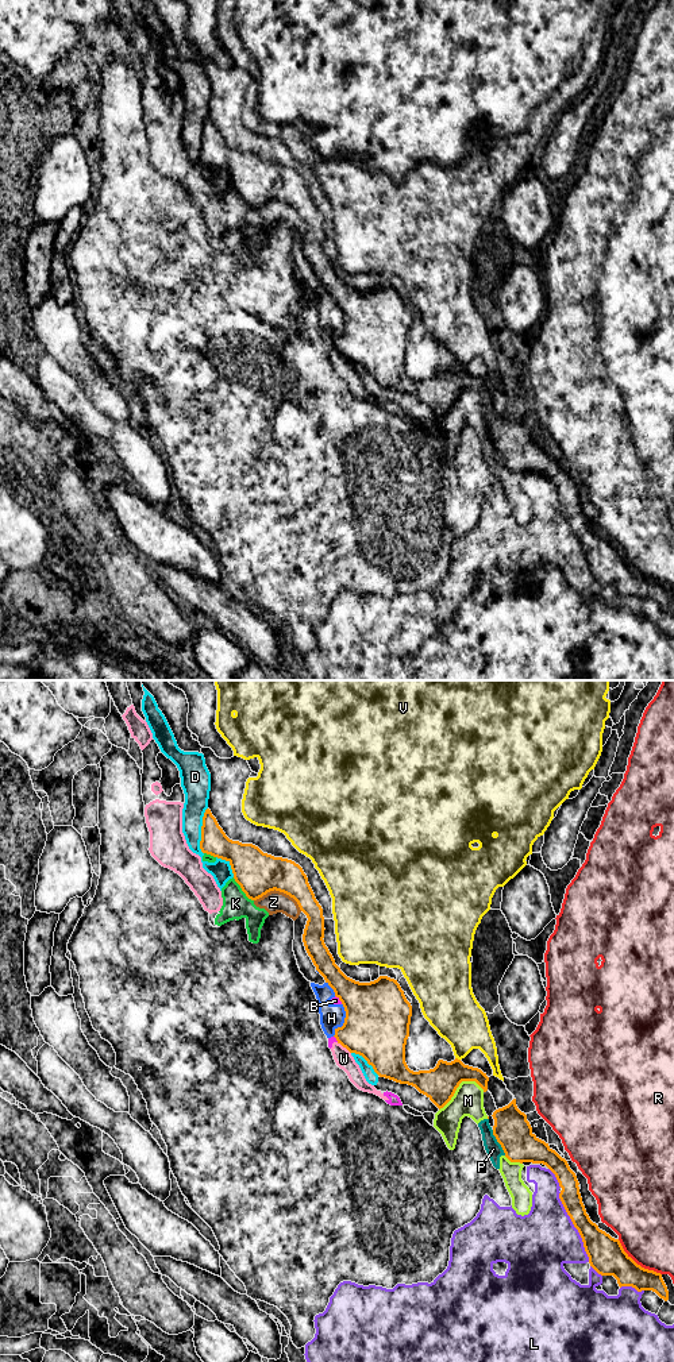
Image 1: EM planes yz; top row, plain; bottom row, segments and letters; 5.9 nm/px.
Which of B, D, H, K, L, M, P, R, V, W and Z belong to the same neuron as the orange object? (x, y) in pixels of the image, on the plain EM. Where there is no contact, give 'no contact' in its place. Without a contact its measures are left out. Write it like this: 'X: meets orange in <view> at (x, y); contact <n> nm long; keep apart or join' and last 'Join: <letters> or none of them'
B: meets orange in yz at (339, 308); contact 70 nm long; keep apart
D: meets orange in yz at (201, 139); contact 280 nm long; keep apart
H: meets orange in yz at (345, 330); contact 200 nm long; keep apart
K: meets orange in yz at (242, 199); contact 190 nm long; keep apart
L: meets orange in yz at (574, 535); contact 460 nm long; keep apart
M: meets orange in yz at (458, 394); contact 300 nm long; keep apart
P: meets orange in yz at (497, 450); contact 170 nm long; keep apart
R: meets orange in yz at (636, 573); contact 340 nm long; keep apart
V: meets orange in yz at (457, 367); contact 40 nm long; keep apart
W: meets orange in yz at (343, 355); contact 110 nm long; keep apart
Z: meets orange in yz at (280, 200); contact 300 nm long; keep apart
Join: none of them

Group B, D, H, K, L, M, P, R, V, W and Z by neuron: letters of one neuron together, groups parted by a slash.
B H K M P W Z / D / L / R / V

